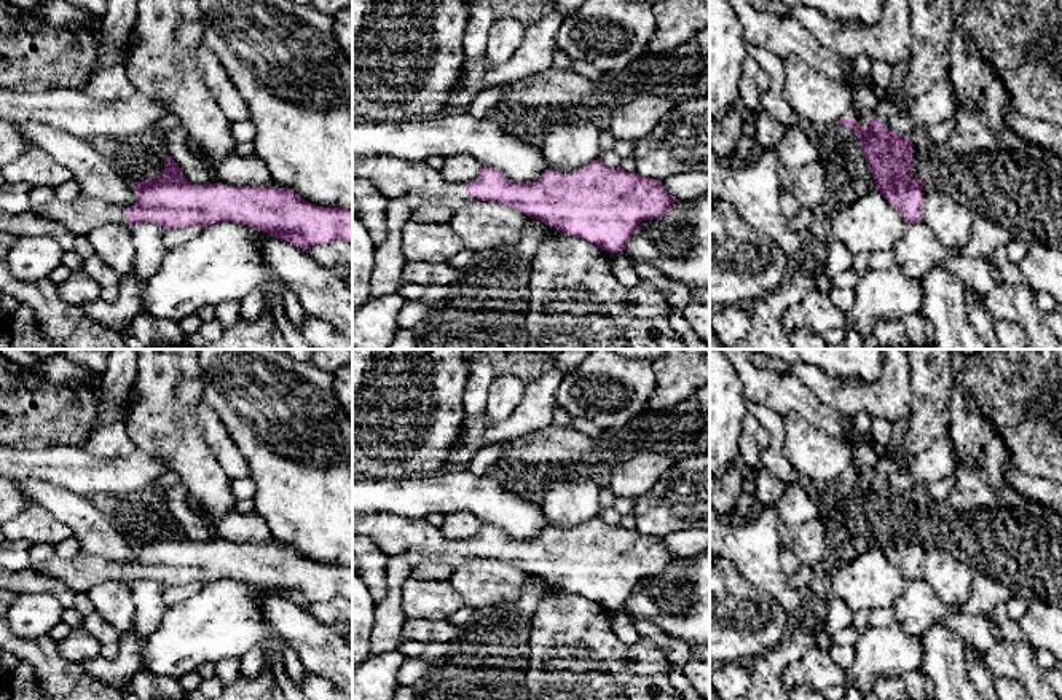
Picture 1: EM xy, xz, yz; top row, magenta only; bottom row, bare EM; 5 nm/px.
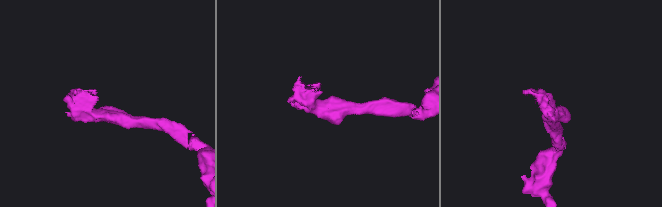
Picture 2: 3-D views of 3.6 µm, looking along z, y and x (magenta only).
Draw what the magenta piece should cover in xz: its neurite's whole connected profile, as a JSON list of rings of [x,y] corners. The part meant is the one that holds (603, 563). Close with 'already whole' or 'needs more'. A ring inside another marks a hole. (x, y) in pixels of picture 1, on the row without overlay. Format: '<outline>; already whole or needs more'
[[[376,512],[352,518],[352,534],[373,537],[387,556],[402,556],[413,568],[424,561],[454,566],[462,566],[475,558],[504,561],[552,582],[568,593],[582,595],[611,612],[623,609],[643,577],[662,576],[675,560],[679,560],[662,545],[660,537],[641,534],[636,529],[630,531],[620,525],[608,525],[600,517],[569,531],[549,526],[534,539],[512,539],[498,526],[482,525],[477,537],[461,541],[446,537],[427,518],[410,520],[395,513]]]; needs more

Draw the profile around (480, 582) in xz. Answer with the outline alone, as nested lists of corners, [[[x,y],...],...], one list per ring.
[[[475,558],[454,566],[450,584],[466,608],[518,604],[523,585],[536,577],[504,561]]]

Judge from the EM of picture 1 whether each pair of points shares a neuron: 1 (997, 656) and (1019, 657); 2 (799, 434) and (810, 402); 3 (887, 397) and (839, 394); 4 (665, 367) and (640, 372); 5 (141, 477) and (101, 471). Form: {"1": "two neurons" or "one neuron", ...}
{"1": "one neuron", "2": "two neurons", "3": "one neuron", "4": "two neurons", "5": "one neuron"}

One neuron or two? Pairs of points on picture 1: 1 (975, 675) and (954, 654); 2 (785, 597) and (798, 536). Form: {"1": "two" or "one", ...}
{"1": "two", "2": "two"}

